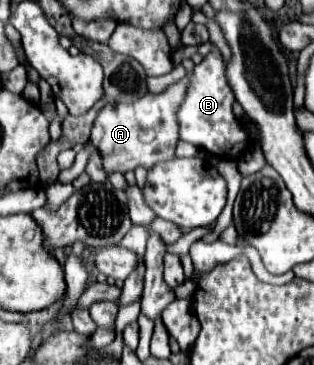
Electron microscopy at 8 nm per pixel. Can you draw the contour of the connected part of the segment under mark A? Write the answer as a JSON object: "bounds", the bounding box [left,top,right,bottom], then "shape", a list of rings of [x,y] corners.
{"bounds":[91,84,185,176],"shape":[[[173,84],[161,94],[147,94],[139,98],[135,104],[111,104],[99,112],[91,132],[91,142],[101,152],[107,176],[113,172],[133,172],[139,166],[151,170],[157,162],[175,158],[175,146],[179,142],[177,110],[183,98],[185,96],[175,96]]]}

